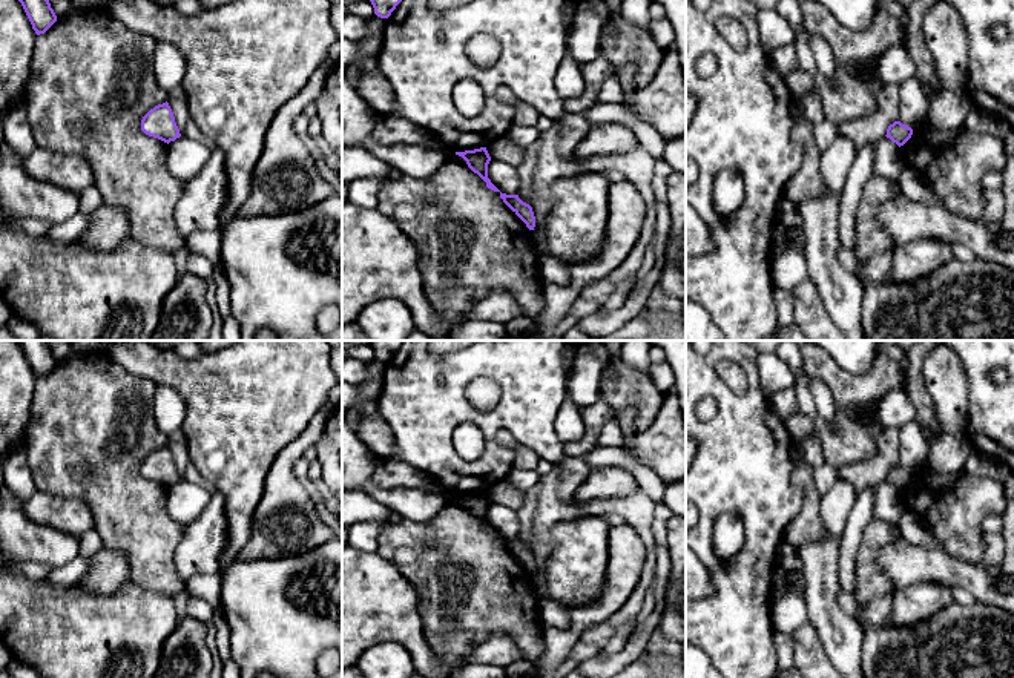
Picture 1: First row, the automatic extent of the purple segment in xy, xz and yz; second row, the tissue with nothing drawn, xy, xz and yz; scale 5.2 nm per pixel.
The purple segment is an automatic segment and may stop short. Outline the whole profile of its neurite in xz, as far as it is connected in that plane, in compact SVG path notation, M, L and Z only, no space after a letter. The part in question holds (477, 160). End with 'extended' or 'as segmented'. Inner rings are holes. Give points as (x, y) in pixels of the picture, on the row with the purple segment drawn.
M486 147L456 152L456 155L462 156L466 161L468 167L486 183L488 189L491 189L494 192L500 192L488 178L488 164L491 161L491 156L489 156Z | as segmented

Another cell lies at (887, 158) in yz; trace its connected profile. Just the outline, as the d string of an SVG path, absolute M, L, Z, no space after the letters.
M890 138L877 140L874 143L874 173L897 181L905 167L899 150L900 147Z

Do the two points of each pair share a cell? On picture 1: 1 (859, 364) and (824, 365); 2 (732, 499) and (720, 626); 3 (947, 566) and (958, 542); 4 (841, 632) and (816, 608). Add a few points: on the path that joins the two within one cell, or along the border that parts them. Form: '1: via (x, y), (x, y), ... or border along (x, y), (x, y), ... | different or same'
1: border along (830, 356), (855, 373), (864, 373), (875, 361) | different
2: via (753, 531), (753, 562), (741, 586), (741, 594) | same
3: border along (941, 548), (959, 559), (979, 563) | different
4: via (835, 626), (823, 614) | same

